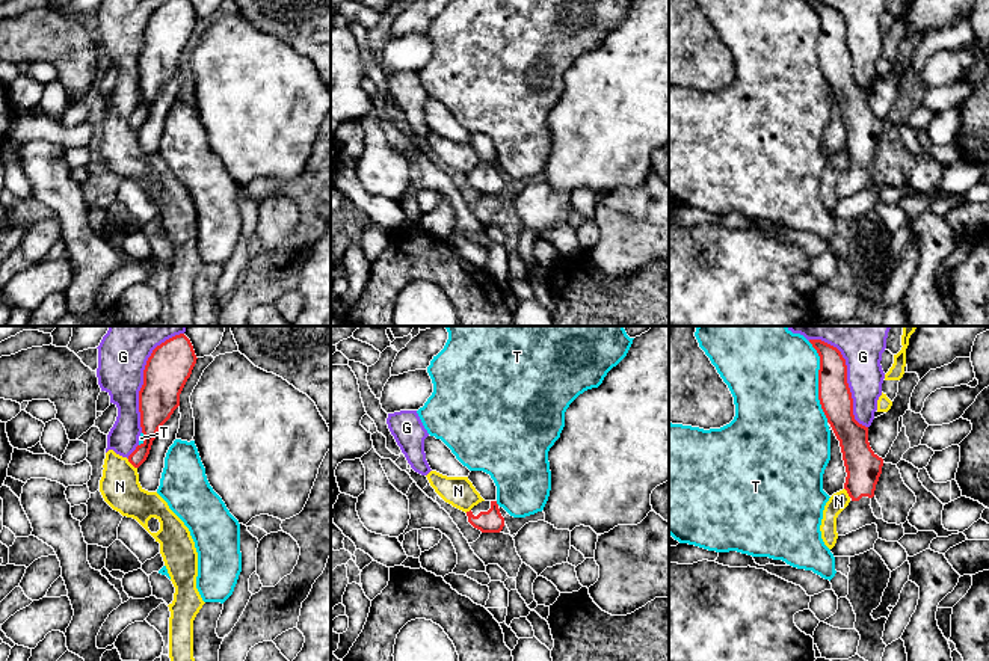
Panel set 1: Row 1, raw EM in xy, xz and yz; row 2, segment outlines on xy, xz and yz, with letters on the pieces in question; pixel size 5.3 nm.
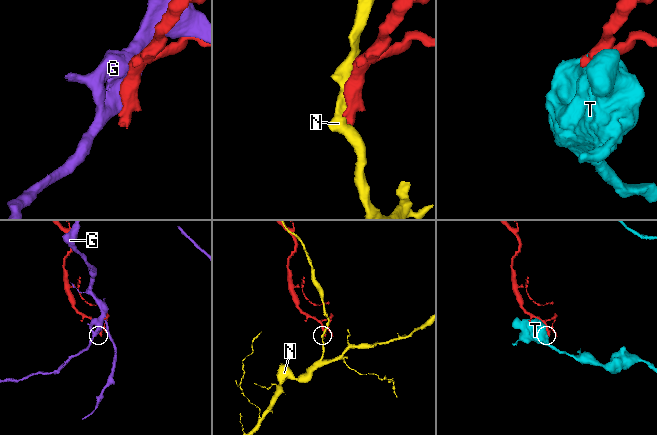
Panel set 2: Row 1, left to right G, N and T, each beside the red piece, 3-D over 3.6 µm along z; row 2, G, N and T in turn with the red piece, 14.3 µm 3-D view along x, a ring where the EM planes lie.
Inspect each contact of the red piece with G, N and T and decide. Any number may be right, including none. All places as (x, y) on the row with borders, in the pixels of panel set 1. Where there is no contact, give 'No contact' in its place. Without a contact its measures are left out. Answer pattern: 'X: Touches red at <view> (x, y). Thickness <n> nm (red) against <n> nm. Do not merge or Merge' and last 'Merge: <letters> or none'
G: Touches red at xy (144, 376). Thickness 240 nm (red) against 280 nm. Do not merge
N: Touches red at xy (132, 464). Thickness 110 nm (red) against 220 nm. Do not merge
T: Touches red at yz (819, 382). Thickness 170 nm (red) against 480 nm. Do not merge
Merge: none

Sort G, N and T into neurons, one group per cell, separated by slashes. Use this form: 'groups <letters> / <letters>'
groups G / N / T

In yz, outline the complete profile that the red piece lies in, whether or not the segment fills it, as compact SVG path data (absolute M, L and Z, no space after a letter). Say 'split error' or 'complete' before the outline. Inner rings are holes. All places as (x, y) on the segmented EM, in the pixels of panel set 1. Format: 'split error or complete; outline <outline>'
split error; outline M809 340L809 343L820 356L818 400L840 441L847 472L844 489L850 503L836 518L836 533L846 536L876 524L879 539L898 542L904 536L903 524L888 524L877 519L870 506L882 474L883 459L870 447L868 427L855 420L846 359L836 347L821 340Z

